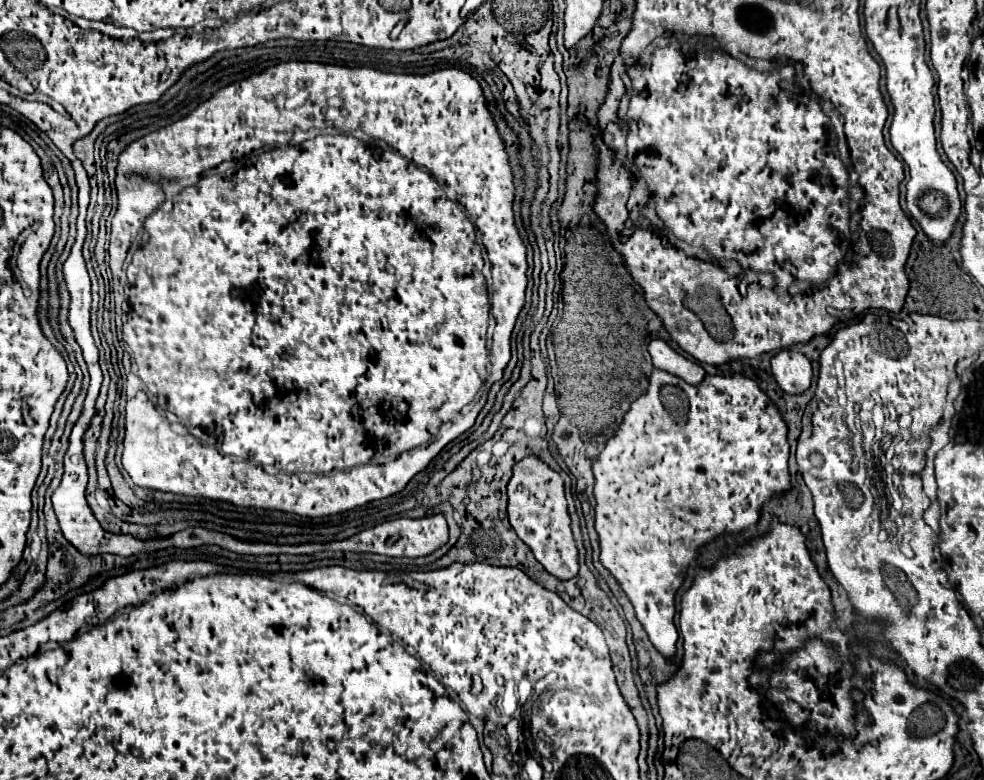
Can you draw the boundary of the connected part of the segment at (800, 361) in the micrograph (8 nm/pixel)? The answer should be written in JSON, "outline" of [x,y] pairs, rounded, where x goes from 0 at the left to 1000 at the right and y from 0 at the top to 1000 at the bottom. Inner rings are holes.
{"outline":[[[795,447],[785,458],[785,478],[799,504],[817,504],[825,491],[825,468],[819,455]]]}

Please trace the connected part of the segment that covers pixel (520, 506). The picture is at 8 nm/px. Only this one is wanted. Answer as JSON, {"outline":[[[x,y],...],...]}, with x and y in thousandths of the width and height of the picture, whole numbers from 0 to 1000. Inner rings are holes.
{"outline":[[[535,586],[522,596],[522,609],[516,619],[516,663],[526,688],[541,704],[547,722],[559,737],[567,742],[581,742],[587,737],[587,704],[579,681],[573,617],[549,588]]]}

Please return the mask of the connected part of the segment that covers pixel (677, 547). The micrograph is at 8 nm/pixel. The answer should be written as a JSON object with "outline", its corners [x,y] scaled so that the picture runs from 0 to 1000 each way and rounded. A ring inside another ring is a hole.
{"outline":[[[663,473],[659,483],[659,499],[654,506],[650,506],[634,532],[632,542],[628,545],[624,560],[616,563],[616,573],[612,581],[604,588],[602,594],[602,606],[604,606],[604,637],[606,637],[606,655],[604,655],[604,673],[606,683],[610,691],[610,722],[612,727],[628,745],[636,765],[640,768],[646,794],[652,799],[654,809],[659,812],[659,819],[663,827],[679,845],[685,847],[687,840],[687,801],[685,801],[685,788],[687,788],[687,758],[691,755],[693,745],[701,728],[706,723],[708,704],[711,699],[717,699],[726,694],[730,686],[736,683],[752,683],[758,676],[764,676],[770,671],[774,650],[787,637],[787,635],[797,635],[803,627],[803,606],[801,606],[801,583],[803,583],[803,571],[799,560],[801,550],[799,542],[789,524],[789,519],[783,514],[783,509],[768,494],[768,488],[746,478],[746,481],[717,481],[717,486],[709,494],[699,494],[691,483],[677,478],[673,473]]]}

